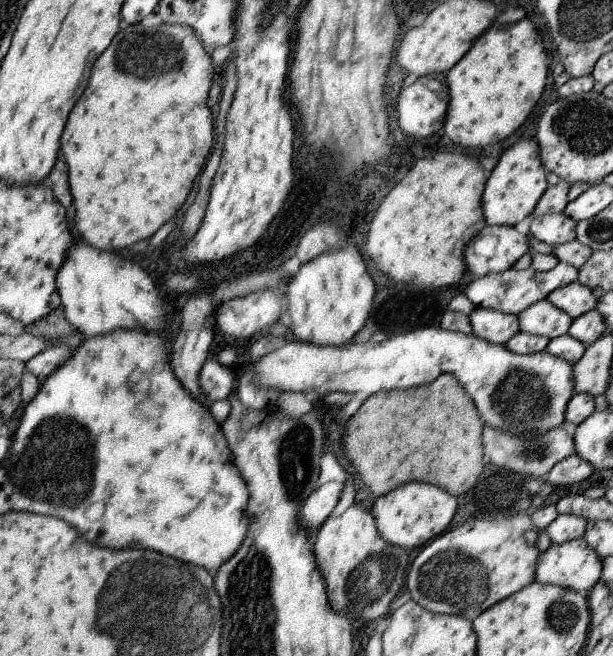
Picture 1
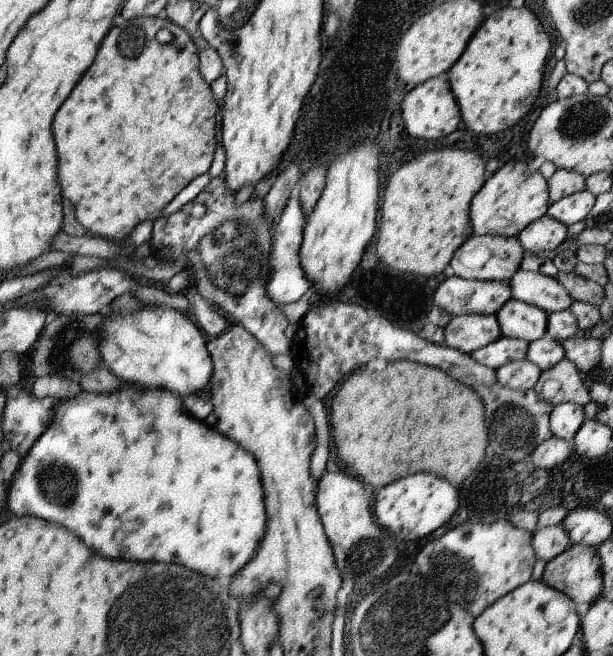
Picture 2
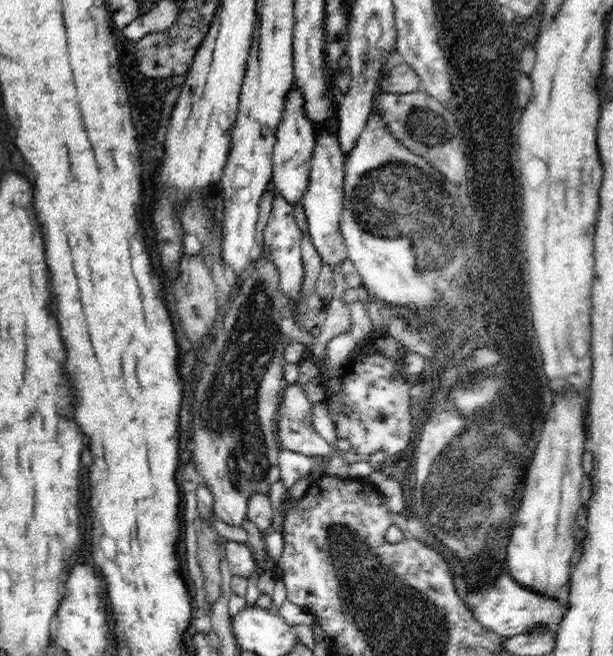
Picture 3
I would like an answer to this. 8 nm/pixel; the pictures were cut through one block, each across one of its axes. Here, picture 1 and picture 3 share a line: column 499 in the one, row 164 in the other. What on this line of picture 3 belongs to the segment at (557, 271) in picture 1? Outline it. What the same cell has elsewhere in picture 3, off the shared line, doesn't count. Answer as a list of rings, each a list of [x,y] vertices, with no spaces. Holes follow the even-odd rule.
[[[292,85],[288,91],[276,138],[272,154],[272,182],[281,197],[295,205],[301,202],[308,187],[311,158],[316,145],[315,127],[306,115],[304,97],[302,97],[300,87],[296,87],[296,85]]]

